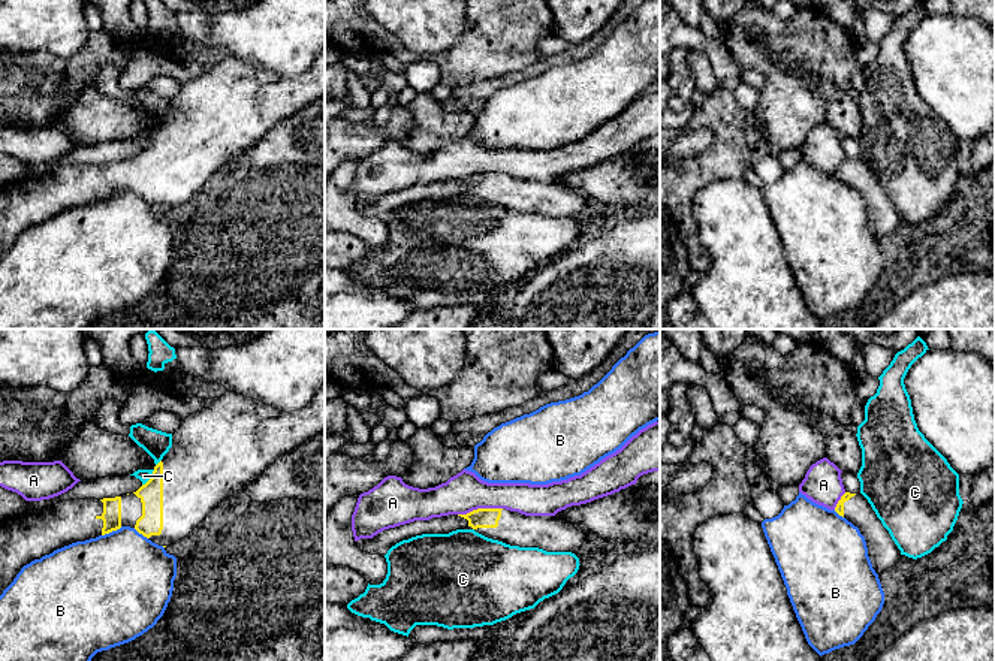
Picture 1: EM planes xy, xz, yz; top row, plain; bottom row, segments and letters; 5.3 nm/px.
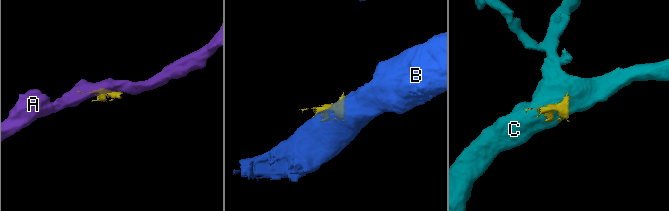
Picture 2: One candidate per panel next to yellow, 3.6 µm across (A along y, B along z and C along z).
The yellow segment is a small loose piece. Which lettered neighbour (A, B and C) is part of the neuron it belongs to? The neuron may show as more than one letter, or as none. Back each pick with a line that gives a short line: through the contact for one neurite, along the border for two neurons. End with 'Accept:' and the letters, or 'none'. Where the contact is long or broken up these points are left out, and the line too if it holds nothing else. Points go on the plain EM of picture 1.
Accept: none

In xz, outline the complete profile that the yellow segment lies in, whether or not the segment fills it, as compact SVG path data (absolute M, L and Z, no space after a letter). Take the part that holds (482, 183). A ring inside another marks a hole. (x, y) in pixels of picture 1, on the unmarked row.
M477 173L458 179L468 185L464 194L519 212L546 217L578 217L587 197L558 181L525 181L506 173Z

